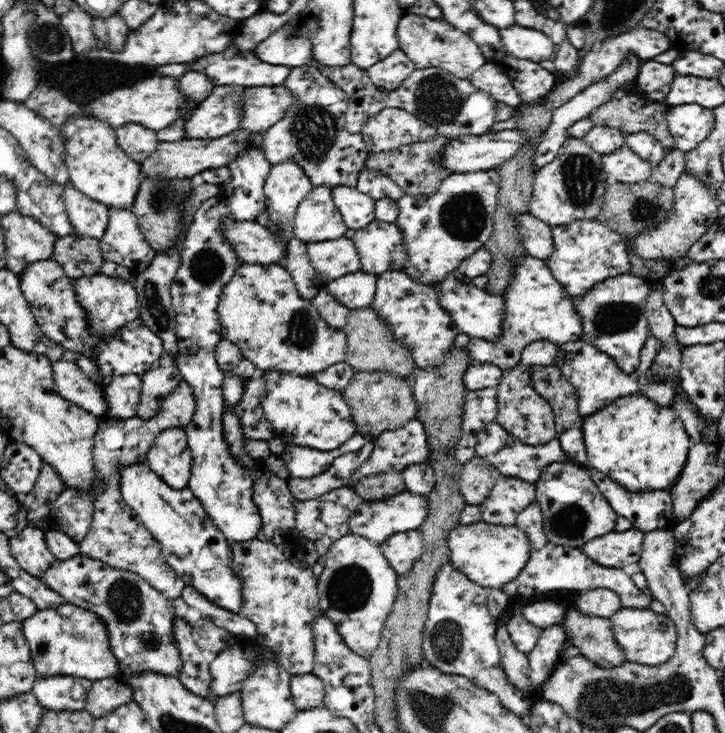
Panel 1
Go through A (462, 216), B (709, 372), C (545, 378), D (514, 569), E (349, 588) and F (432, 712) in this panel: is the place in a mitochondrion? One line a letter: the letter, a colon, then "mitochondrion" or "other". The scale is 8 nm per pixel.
A: mitochondrion
B: other
C: mitochondrion
D: other
E: mitochondrion
F: mitochondrion

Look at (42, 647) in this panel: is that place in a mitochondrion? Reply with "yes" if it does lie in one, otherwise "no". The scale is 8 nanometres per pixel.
yes

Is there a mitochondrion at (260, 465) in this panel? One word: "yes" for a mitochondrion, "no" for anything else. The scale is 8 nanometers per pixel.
no

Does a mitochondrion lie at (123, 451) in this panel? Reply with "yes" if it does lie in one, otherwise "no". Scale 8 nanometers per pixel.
yes

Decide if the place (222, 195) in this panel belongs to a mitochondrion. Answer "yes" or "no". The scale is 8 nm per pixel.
no

